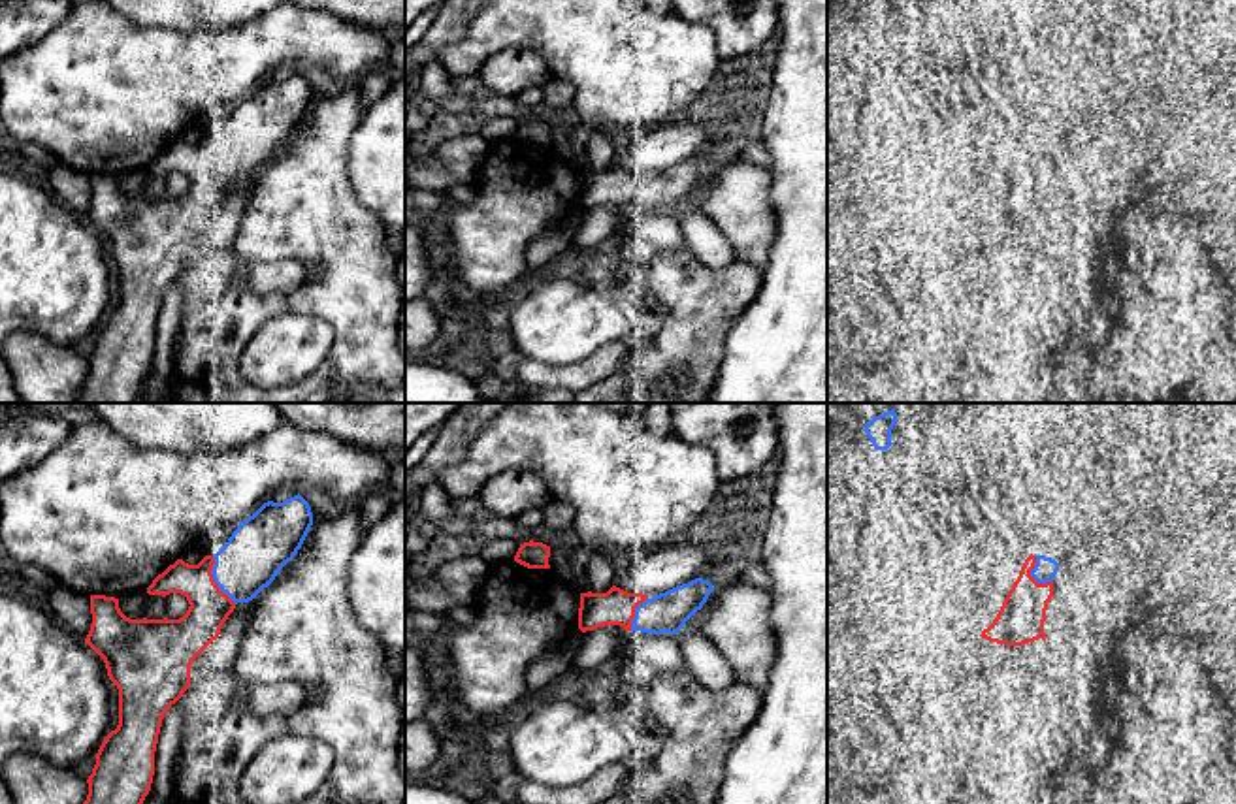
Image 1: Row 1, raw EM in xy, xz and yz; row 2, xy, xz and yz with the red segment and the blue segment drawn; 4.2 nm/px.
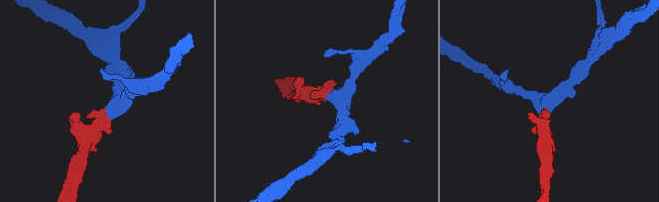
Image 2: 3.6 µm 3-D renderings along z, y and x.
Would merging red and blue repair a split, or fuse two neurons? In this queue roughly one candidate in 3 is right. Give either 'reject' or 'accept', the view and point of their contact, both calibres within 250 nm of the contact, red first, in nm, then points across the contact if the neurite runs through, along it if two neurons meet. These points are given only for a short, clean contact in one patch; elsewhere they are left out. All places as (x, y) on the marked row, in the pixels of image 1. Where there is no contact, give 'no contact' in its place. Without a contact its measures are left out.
accept | xy (213, 580) | 170/260 nm

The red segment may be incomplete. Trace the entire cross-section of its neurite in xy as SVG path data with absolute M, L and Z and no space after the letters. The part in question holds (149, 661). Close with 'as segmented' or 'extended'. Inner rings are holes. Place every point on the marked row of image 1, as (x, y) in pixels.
M298 493L283 503L268 501L252 516L237 525L228 542L215 554L205 555L198 565L177 559L147 587L149 595L181 593L188 601L188 610L179 619L130 619L119 608L119 599L90 595L92 623L85 642L104 659L109 680L119 689L119 725L102 742L92 774L89 776L89 795L83 804L143 804L154 776L154 751L164 714L190 687L192 661L219 638L220 629L237 603L252 601L268 587L277 572L294 559L313 525L309 503Z; extended

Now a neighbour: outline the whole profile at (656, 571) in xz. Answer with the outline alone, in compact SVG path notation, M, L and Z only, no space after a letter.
M669 542L648 552L631 552L629 565L616 576L616 587L648 599L695 580L707 565L703 550Z

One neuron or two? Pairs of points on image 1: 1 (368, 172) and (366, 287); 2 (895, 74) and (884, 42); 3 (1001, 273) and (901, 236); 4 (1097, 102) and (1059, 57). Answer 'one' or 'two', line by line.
1: two
2: two
3: two
4: one

